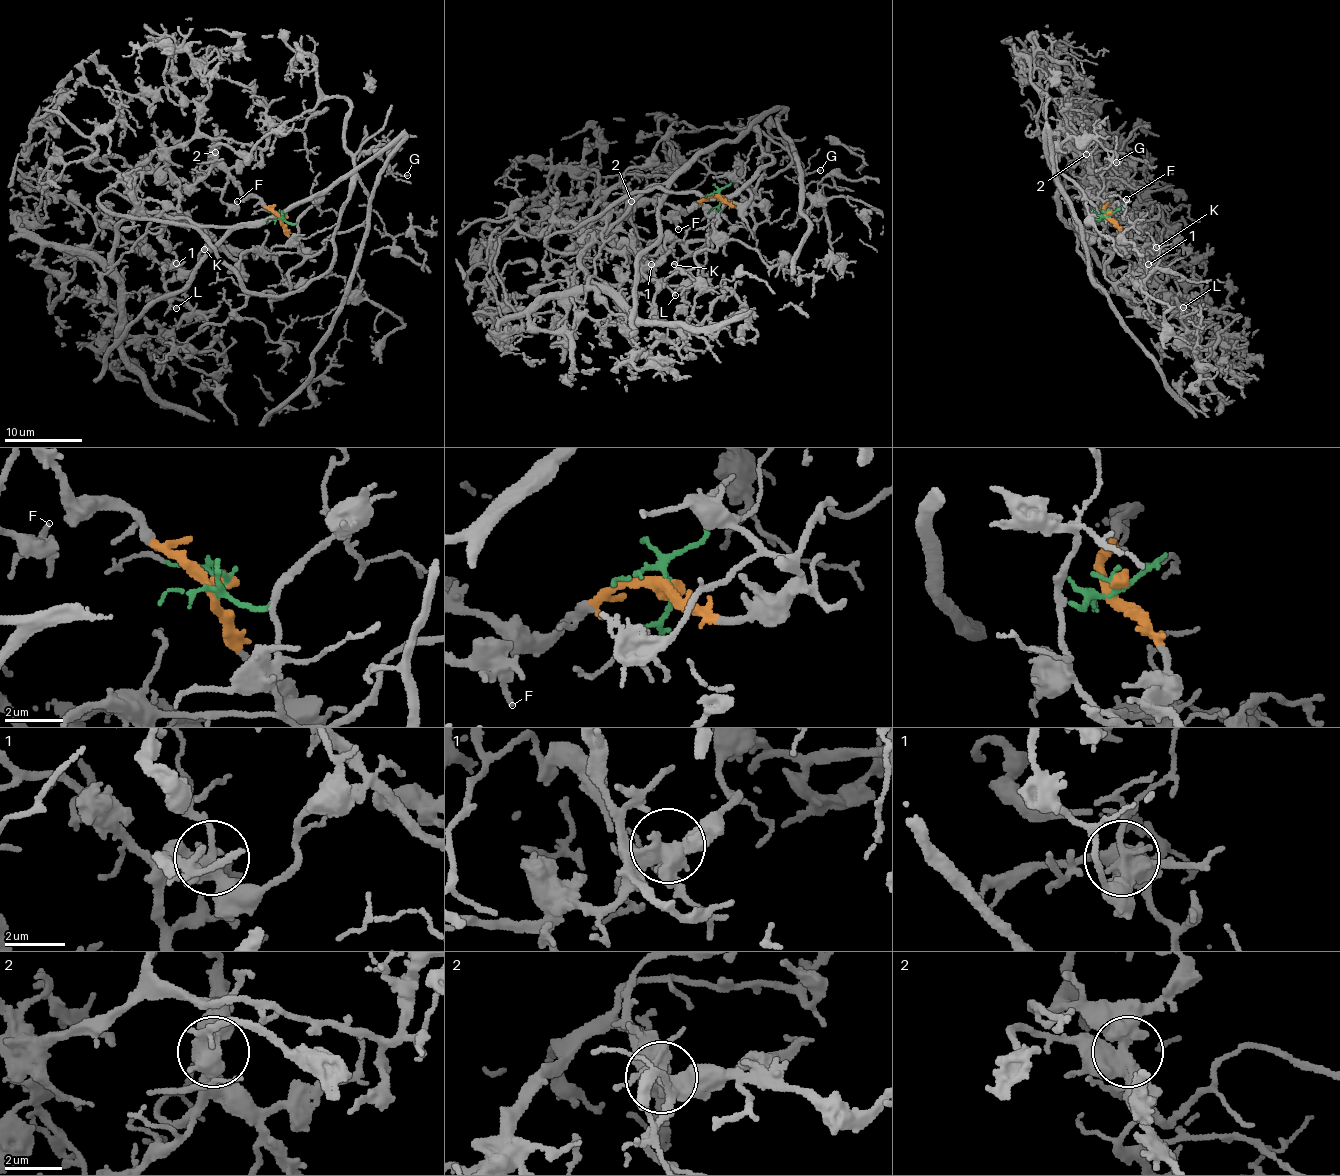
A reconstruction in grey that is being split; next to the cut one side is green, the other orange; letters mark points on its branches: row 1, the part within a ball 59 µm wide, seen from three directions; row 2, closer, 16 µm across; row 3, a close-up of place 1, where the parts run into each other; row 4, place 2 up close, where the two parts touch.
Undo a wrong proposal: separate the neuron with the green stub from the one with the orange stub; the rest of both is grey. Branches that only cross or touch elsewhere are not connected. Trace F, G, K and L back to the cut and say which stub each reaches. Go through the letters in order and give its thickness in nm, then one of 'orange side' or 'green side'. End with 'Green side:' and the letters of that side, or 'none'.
F: calibre 150 nm; orange side
G: calibre 130 nm; green side
K: calibre 130 nm; green side
L: calibre 200 nm; orange side
Green side: G, K

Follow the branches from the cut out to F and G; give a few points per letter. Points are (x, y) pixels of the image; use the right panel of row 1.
F: (1108, 214), (1103, 205), (1111, 194), (1107, 195), (1096, 181), (1105, 201), (1113, 204), (1125, 200)
G: (1108, 214), (1096, 219), (1094, 234), (1072, 227), (1071, 208), (1048, 151), (1071, 137), (1094, 138), (1116, 162)

